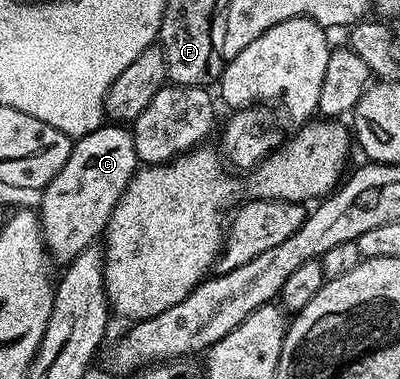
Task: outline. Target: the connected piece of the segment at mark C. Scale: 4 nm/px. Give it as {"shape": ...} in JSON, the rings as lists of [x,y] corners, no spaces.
{"shape":[[[115,122],[104,123],[103,127],[78,137],[72,143],[65,166],[61,166],[47,187],[42,189],[40,196],[43,197],[39,200],[39,208],[37,207],[39,225],[43,227],[43,244],[50,252],[52,261],[59,263],[60,260],[60,265],[63,266],[70,264],[77,254],[81,254],[81,250],[92,247],[98,241],[95,239],[98,236],[100,239],[106,233],[107,220],[113,214],[121,194],[135,177],[140,164],[130,131]]]}

